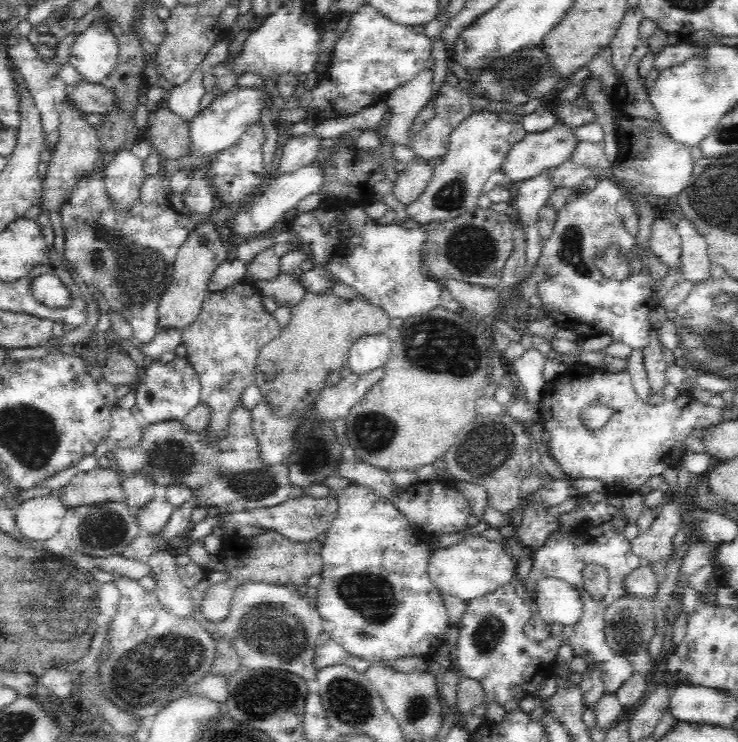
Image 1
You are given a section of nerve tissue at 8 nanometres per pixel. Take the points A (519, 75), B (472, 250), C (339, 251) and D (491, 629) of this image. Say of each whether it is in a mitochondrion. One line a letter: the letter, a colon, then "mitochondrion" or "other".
A: mitochondrion
B: mitochondrion
C: other
D: mitochondrion

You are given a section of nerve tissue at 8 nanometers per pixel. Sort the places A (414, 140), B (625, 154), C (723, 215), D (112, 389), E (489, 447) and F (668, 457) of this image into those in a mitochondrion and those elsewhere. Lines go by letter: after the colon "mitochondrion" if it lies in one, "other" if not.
A: other
B: other
C: mitochondrion
D: other
E: mitochondrion
F: other

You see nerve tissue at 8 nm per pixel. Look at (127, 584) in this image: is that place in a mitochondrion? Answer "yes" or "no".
no

